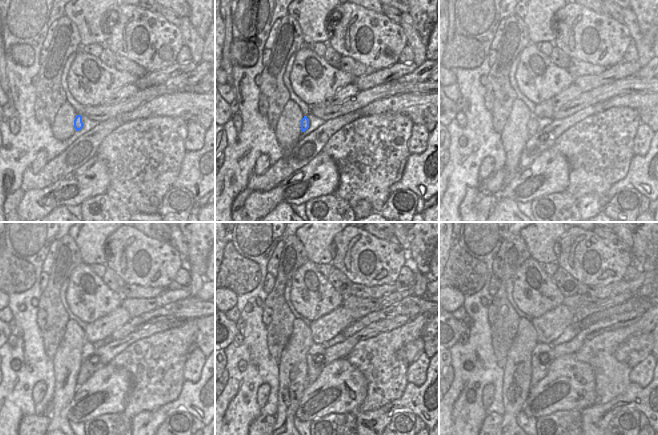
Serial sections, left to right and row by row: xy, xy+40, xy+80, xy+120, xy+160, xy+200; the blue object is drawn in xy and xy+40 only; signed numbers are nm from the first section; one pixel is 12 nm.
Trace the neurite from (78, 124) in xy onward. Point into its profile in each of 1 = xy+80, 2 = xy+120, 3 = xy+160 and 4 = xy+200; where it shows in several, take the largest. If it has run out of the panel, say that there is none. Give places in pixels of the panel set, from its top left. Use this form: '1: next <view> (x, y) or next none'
1: next xy+80 (532, 123)
2: next xy+120 (88, 349)
3: next xy+160 (315, 364)
4: next xy+200 (543, 356)

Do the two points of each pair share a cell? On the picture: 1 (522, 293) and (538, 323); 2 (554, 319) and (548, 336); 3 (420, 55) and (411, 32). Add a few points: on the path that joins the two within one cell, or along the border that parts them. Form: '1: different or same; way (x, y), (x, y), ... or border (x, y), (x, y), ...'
1: different; border (556, 306), (539, 316), (531, 317)
2: same; way (553, 323), (548, 328), (548, 332)
3: same; way (419, 49), (414, 38)

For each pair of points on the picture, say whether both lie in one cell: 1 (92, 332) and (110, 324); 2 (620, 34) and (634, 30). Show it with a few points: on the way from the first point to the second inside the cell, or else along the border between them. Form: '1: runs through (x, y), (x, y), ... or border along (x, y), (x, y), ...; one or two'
1: runs through (96, 331), (106, 325); one
2: border along (623, 22), (632, 42); two

